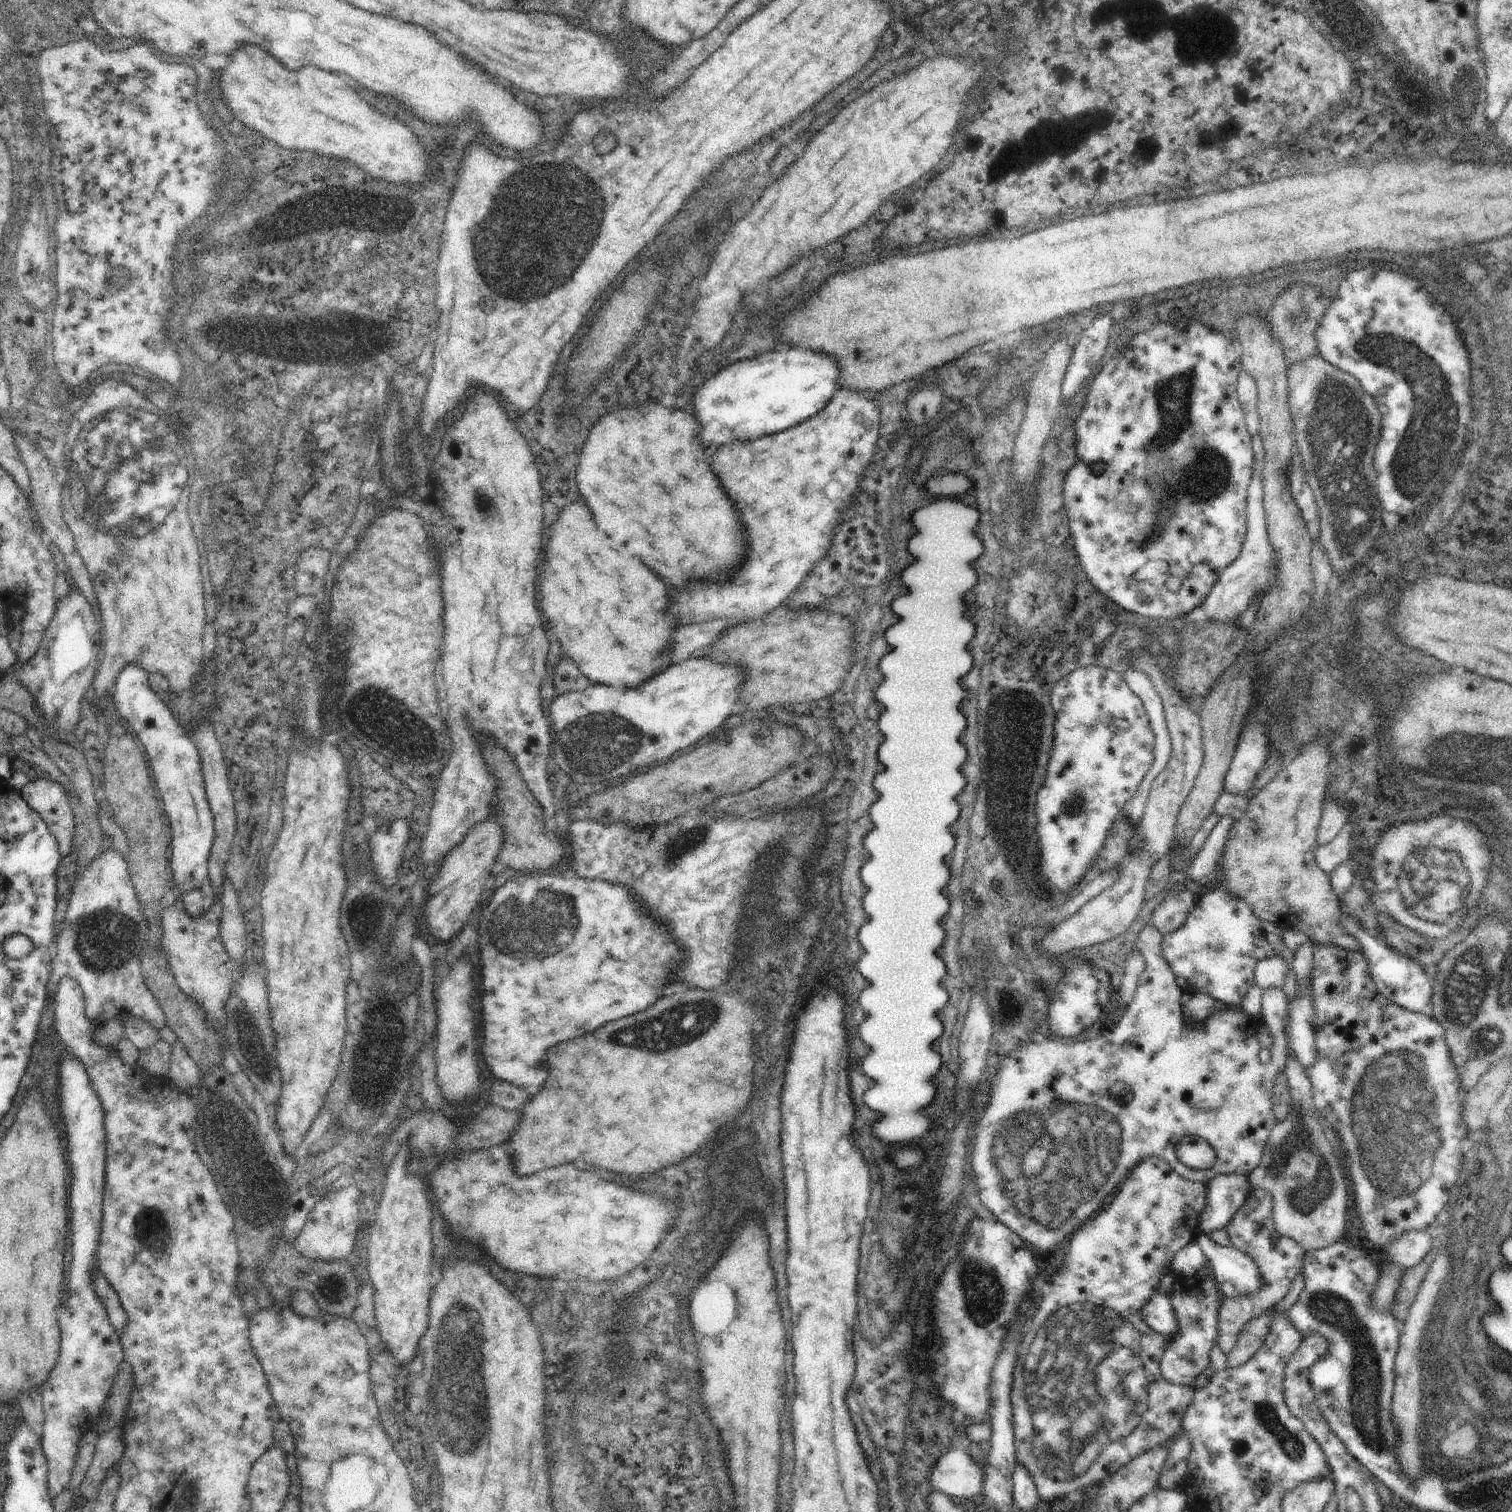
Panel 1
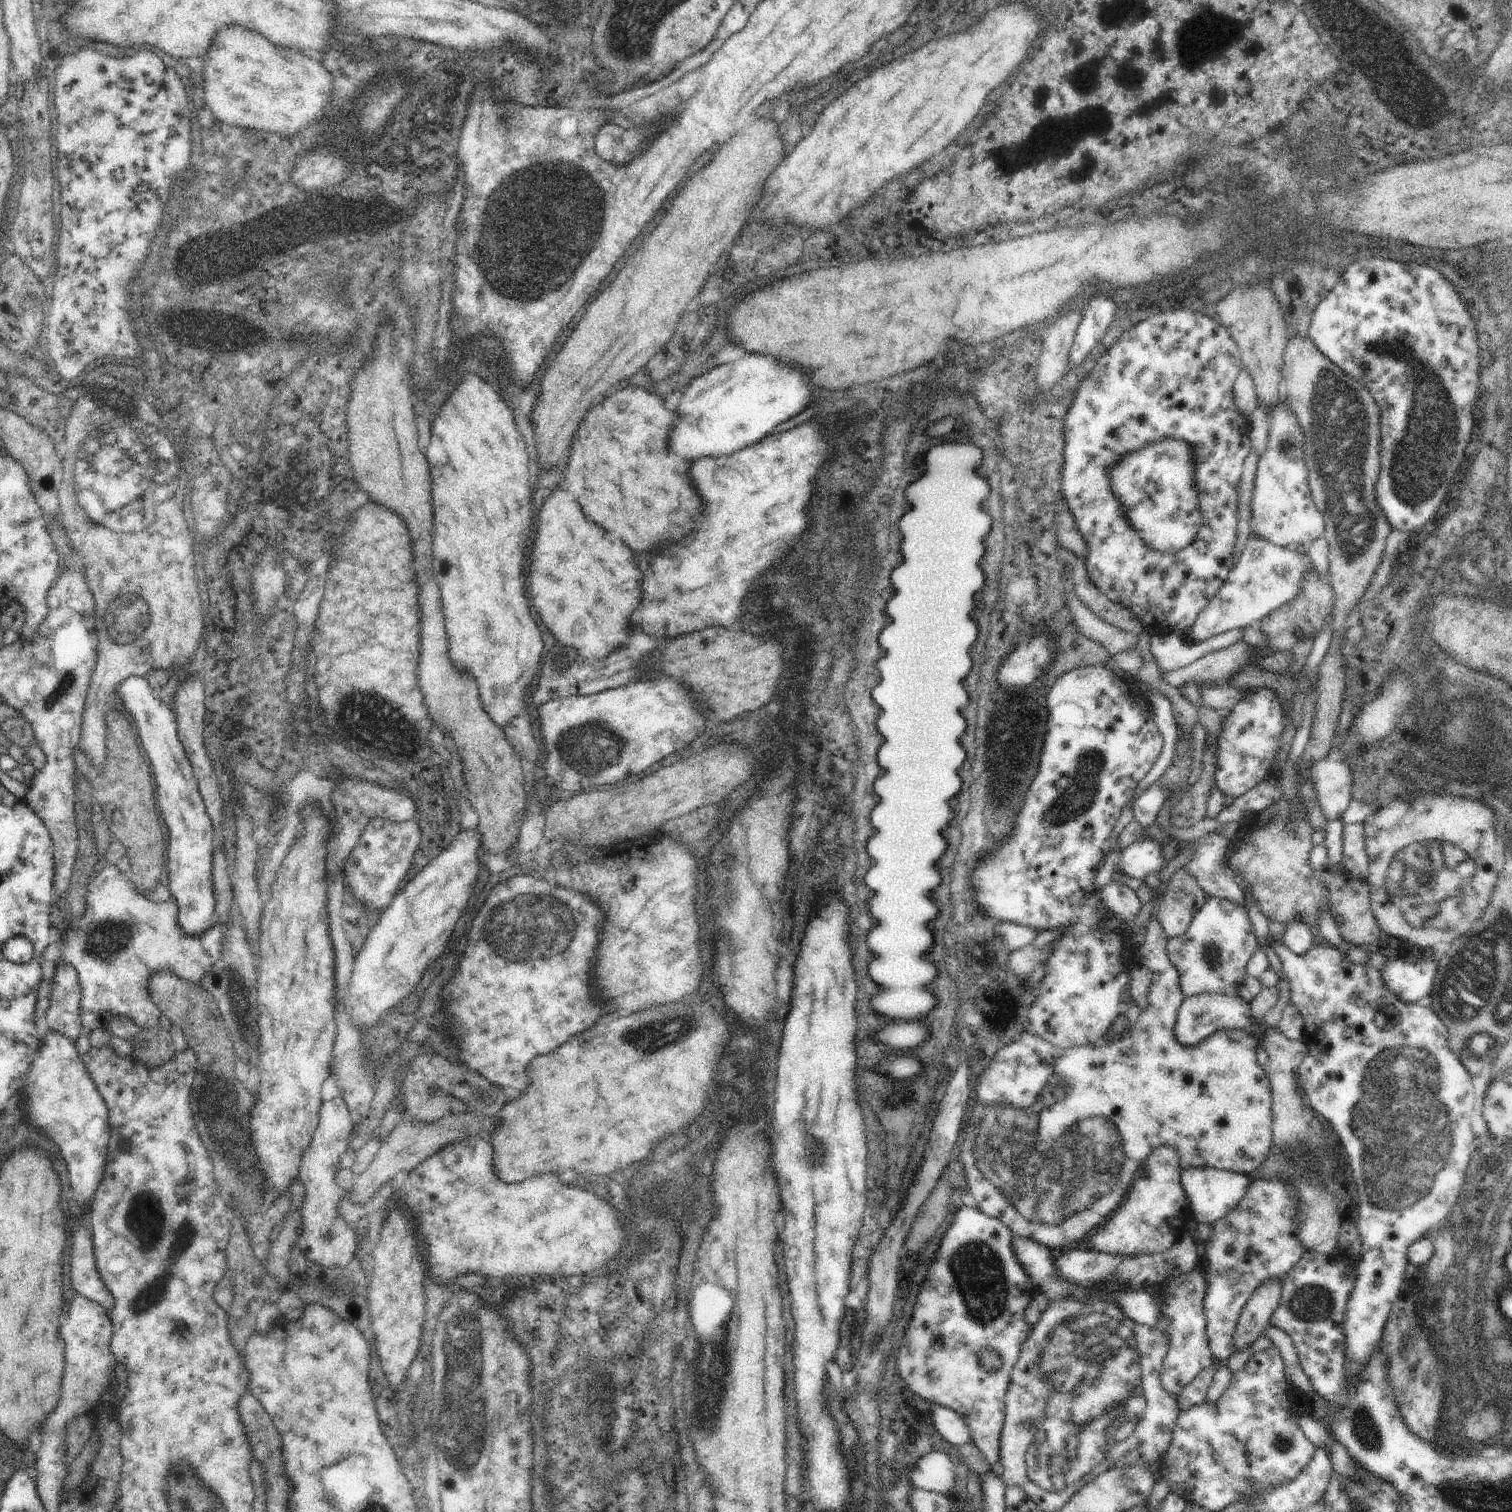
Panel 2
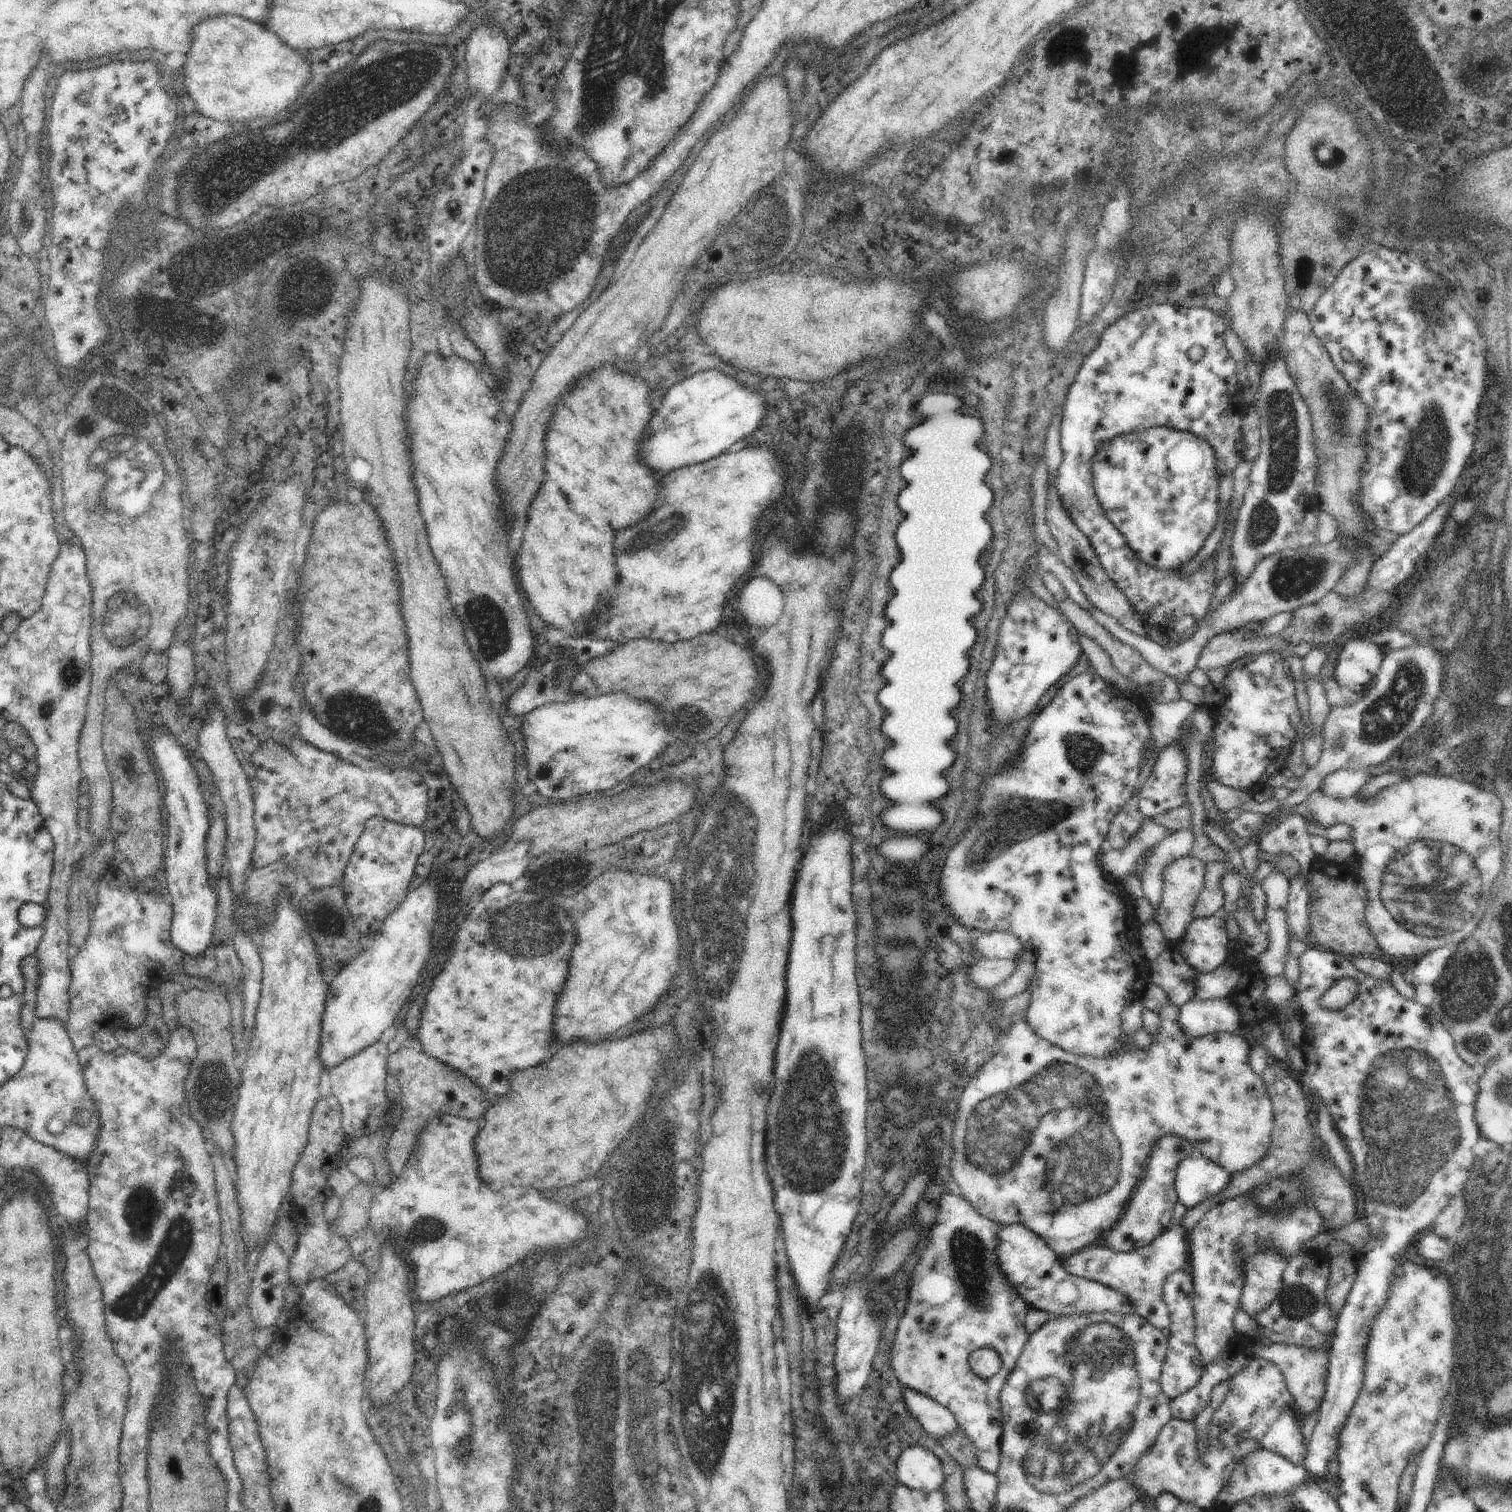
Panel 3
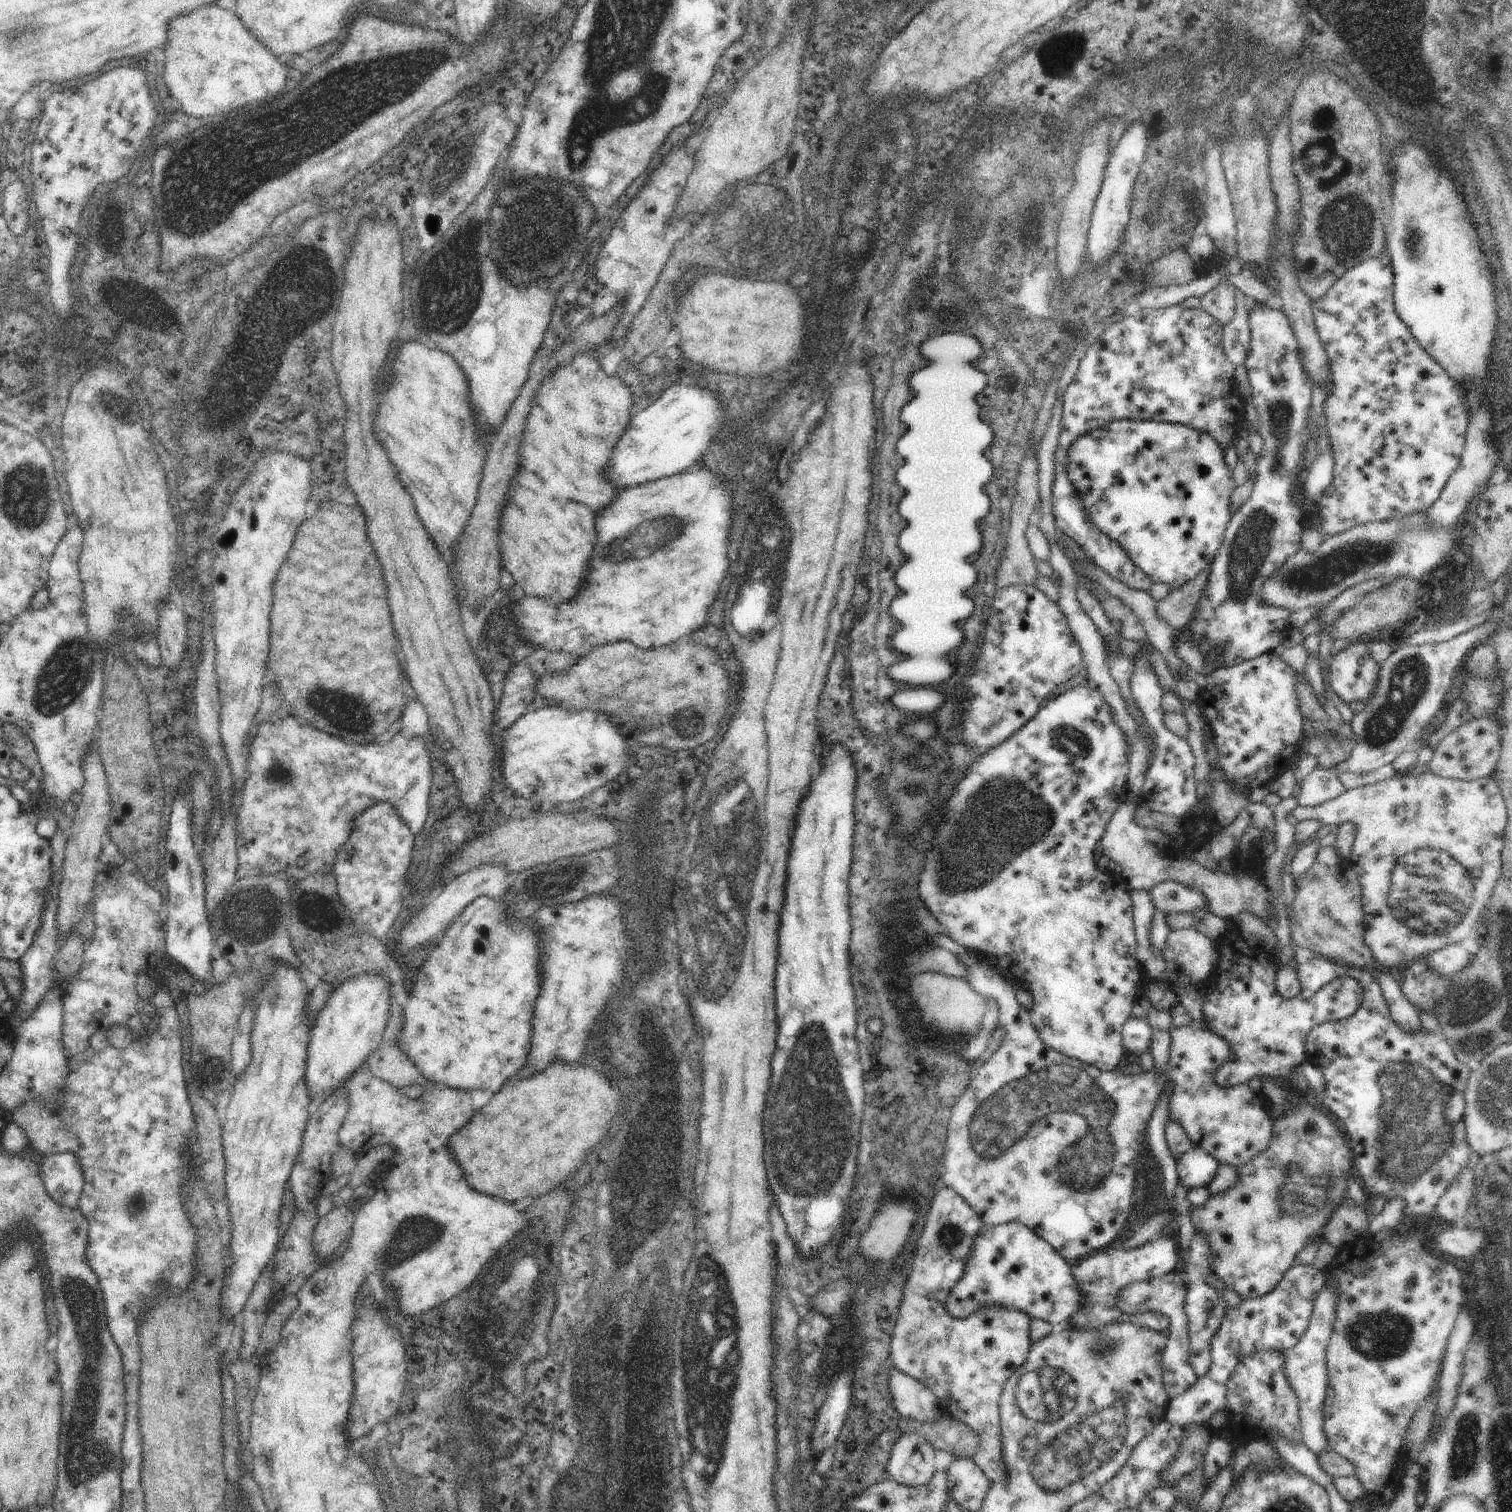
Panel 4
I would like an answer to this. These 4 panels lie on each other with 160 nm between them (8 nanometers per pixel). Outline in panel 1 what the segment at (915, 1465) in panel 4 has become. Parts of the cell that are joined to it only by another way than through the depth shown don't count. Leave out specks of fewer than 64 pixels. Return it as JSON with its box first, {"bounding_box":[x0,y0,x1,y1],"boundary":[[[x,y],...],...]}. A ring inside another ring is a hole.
{"bounding_box":[929,1448,985,1498],"boundary":[[[966,1448],[952,1449],[944,1453],[929,1472],[932,1490],[944,1493],[950,1498],[982,1498],[985,1473],[972,1460]]]}

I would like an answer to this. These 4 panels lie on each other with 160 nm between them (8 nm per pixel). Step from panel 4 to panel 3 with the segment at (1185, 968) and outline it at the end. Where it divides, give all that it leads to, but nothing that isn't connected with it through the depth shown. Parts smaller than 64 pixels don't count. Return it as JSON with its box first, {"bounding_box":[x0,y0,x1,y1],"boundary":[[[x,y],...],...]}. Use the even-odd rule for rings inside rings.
{"bounding_box":[1175,911,1228,973],"boundary":[[[1223,911],[1203,919],[1194,919],[1176,943],[1175,950],[1200,973],[1211,973],[1226,962],[1228,944]]]}

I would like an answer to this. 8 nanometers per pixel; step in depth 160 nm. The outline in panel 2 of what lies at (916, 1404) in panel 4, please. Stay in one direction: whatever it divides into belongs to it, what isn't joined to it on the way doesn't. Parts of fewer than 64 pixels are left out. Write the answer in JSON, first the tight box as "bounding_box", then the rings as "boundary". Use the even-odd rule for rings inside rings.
{"bounding_box":[931,1405,971,1446],"boundary":[[[944,1405],[931,1406],[931,1419],[934,1428],[945,1441],[955,1446],[965,1445],[971,1441],[971,1432],[962,1417],[951,1408]]]}

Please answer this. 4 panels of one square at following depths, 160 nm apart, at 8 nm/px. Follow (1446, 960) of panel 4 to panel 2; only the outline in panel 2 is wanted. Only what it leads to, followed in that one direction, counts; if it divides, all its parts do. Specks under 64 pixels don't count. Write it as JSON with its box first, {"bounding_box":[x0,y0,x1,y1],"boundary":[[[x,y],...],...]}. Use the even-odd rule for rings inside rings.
{"bounding_box":[1380,956,1439,1003],"boundary":[[[1431,956],[1416,964],[1394,958],[1388,959],[1380,972],[1386,986],[1400,1000],[1416,1003],[1423,996],[1431,994],[1438,967],[1439,961]]]}

